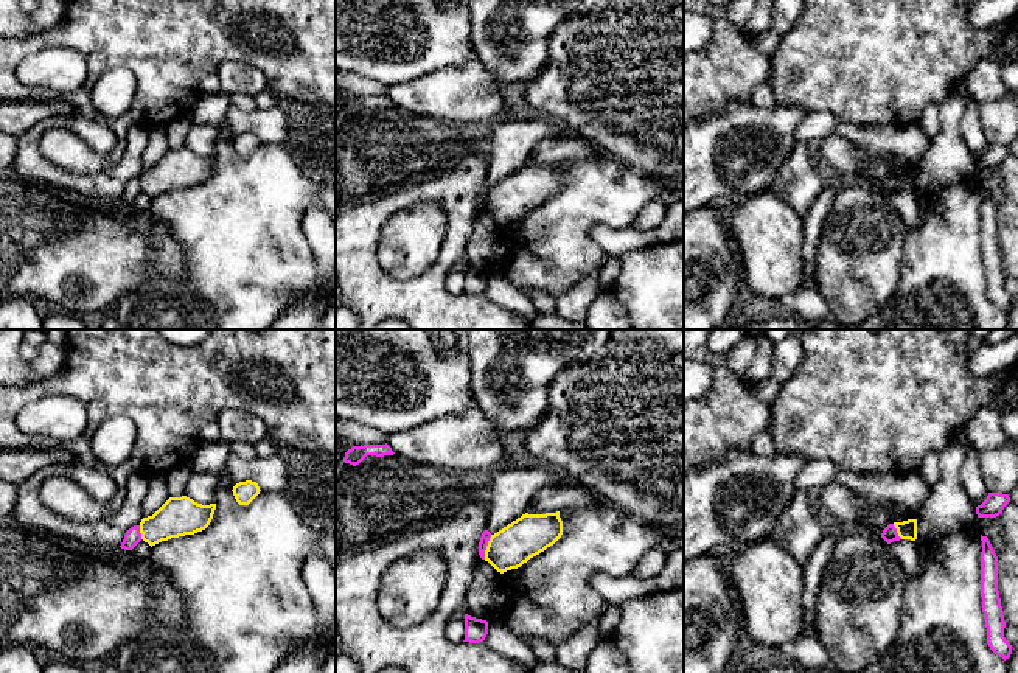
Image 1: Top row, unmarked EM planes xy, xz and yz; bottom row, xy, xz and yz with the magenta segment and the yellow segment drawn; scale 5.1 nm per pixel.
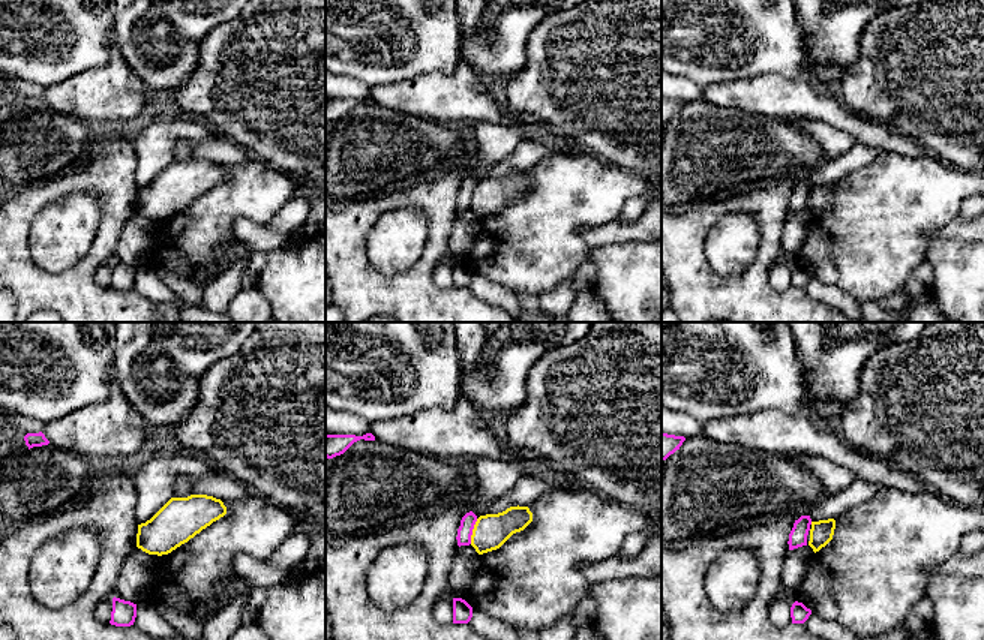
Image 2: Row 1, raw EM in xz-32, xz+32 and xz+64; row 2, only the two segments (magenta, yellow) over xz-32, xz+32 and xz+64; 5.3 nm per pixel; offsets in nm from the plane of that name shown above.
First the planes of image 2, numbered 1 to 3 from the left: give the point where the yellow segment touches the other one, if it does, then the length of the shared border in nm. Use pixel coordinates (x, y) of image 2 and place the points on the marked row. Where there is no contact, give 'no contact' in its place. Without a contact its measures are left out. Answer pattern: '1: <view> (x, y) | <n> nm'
1: no contact
2: xz+32 (471, 531) | 140 nm
3: no contact

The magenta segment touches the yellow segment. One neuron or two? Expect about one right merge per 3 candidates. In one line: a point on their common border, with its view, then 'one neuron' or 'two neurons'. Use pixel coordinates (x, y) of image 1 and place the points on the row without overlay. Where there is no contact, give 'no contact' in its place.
contact xz (485, 199); two neurons

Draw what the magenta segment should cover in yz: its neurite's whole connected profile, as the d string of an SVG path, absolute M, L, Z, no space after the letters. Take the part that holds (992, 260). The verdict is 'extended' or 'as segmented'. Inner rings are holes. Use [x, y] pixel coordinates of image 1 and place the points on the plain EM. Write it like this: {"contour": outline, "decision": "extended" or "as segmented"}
{"contour": "M981 187L981 249L985 267L987 295L1004 312L1012 306L1012 297L1004 289L1004 267L998 242L998 208L987 188Z", "decision": "as segmented"}

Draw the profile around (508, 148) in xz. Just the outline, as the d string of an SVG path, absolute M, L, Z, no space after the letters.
M507 120L496 124L483 145L490 159L486 182L491 187L497 185L527 163L532 149L539 141L564 135L564 127L556 121Z

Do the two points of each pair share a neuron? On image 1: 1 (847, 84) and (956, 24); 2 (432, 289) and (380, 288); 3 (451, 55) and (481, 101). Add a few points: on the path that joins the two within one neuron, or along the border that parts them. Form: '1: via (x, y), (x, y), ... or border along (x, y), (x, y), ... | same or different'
1: via (874, 58), (908, 24), (930, 24) | same
2: via (420, 289), (392, 289) | same
3: border along (473, 53), (462, 64), (445, 66), (421, 75) | different

